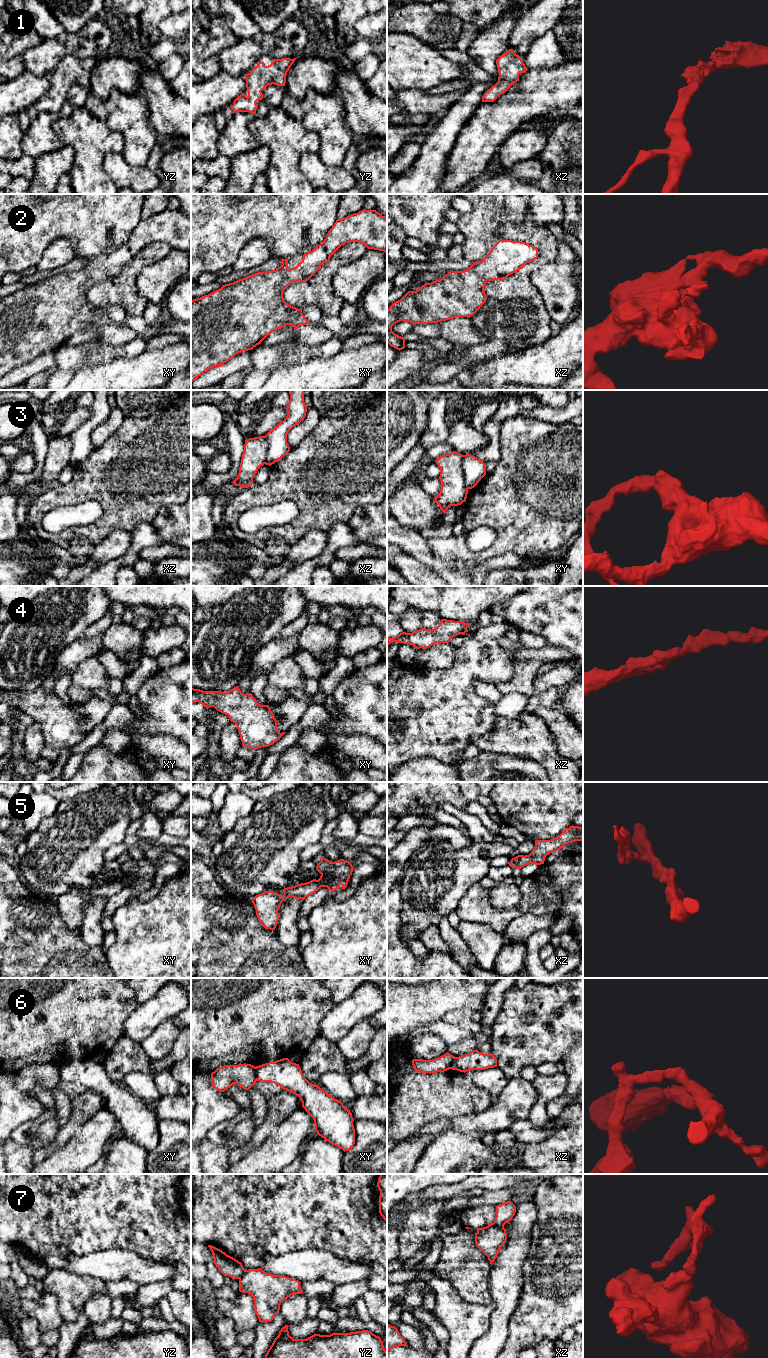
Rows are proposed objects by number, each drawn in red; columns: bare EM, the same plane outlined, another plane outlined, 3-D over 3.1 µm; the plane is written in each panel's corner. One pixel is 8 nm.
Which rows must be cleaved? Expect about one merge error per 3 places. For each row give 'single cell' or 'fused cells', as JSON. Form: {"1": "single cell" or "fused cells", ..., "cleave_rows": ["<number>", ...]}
{"1": "single cell", "2": "single cell", "3": "fused cells", "4": "single cell", "5": "single cell", "6": "fused cells", "7": "fused cells", "cleave_rows": ["3", "6", "7"]}

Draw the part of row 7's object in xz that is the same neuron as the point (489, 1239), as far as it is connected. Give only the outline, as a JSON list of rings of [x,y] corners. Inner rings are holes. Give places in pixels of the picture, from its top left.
[[[490,1223],[483,1228],[477,1228],[475,1234],[476,1246],[488,1257],[490,1264],[495,1261],[506,1240],[506,1229],[494,1223]]]

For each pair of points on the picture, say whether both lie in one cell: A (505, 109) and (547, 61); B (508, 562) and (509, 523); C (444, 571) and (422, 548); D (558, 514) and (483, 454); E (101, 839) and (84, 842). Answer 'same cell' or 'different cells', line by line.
A: different cells
B: different cells
C: same cell
D: different cells
E: same cell

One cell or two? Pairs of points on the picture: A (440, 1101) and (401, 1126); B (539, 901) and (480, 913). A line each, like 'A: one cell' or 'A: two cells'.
A: one cell
B: one cell

